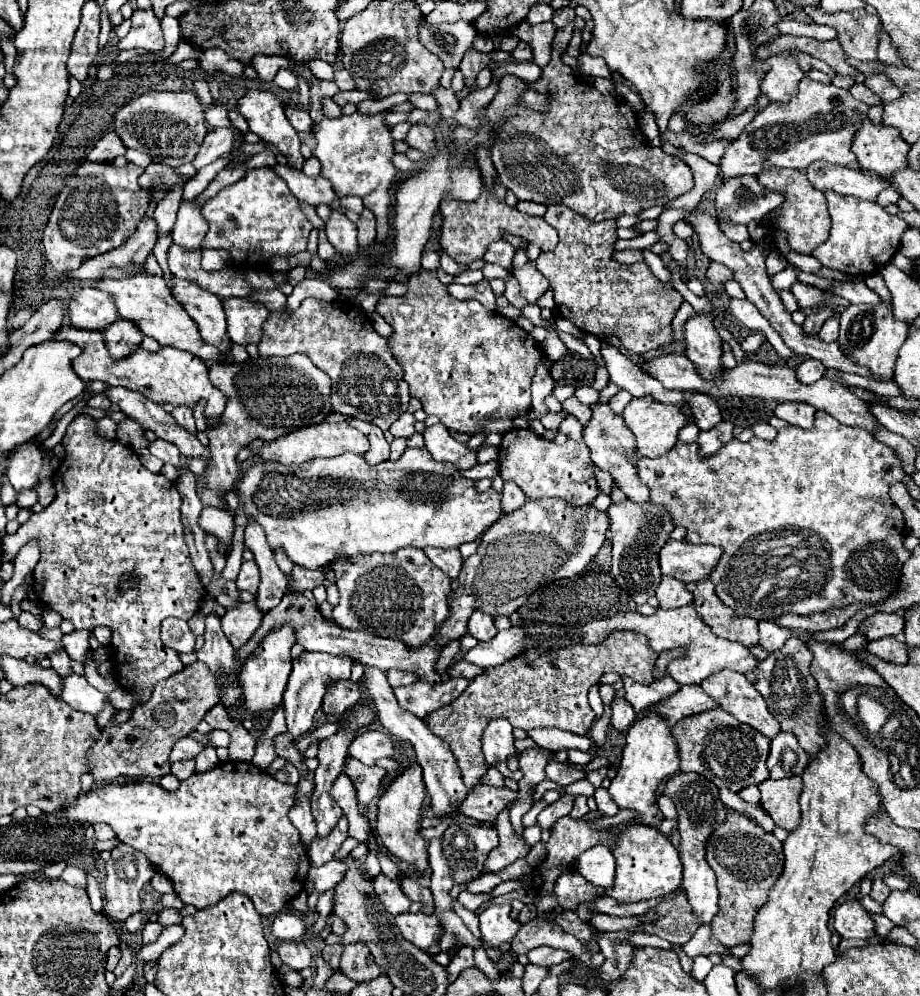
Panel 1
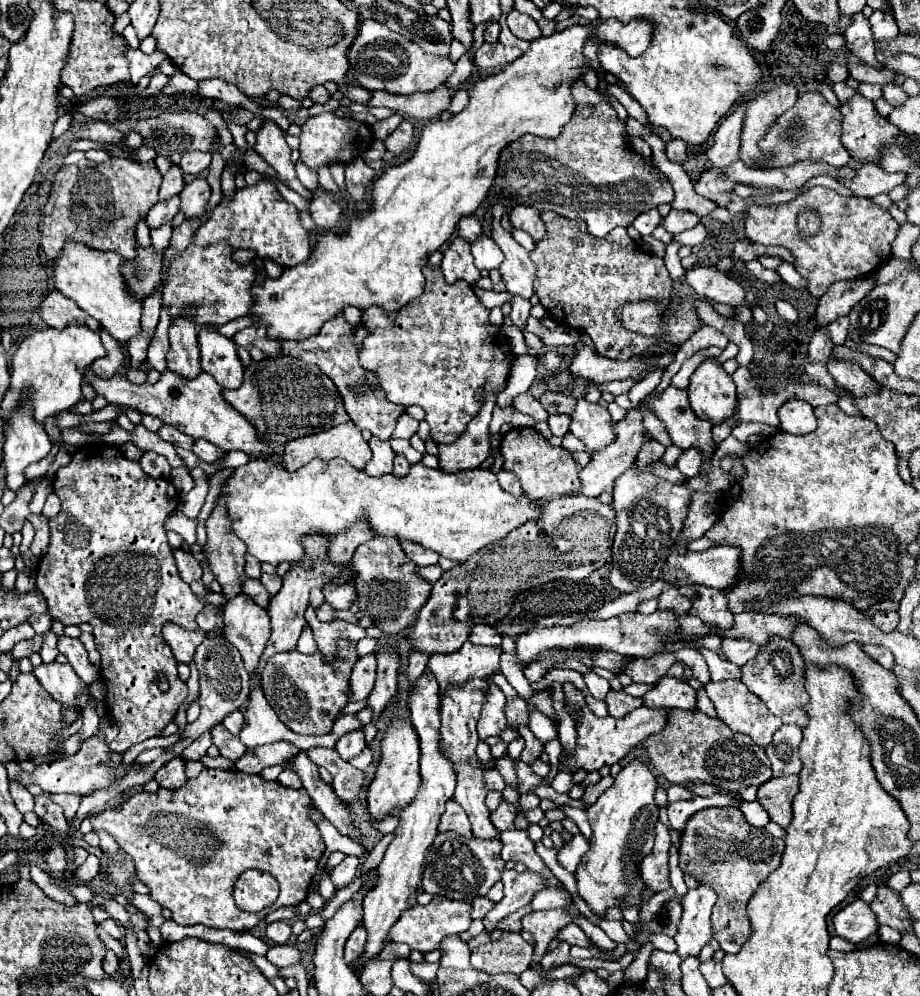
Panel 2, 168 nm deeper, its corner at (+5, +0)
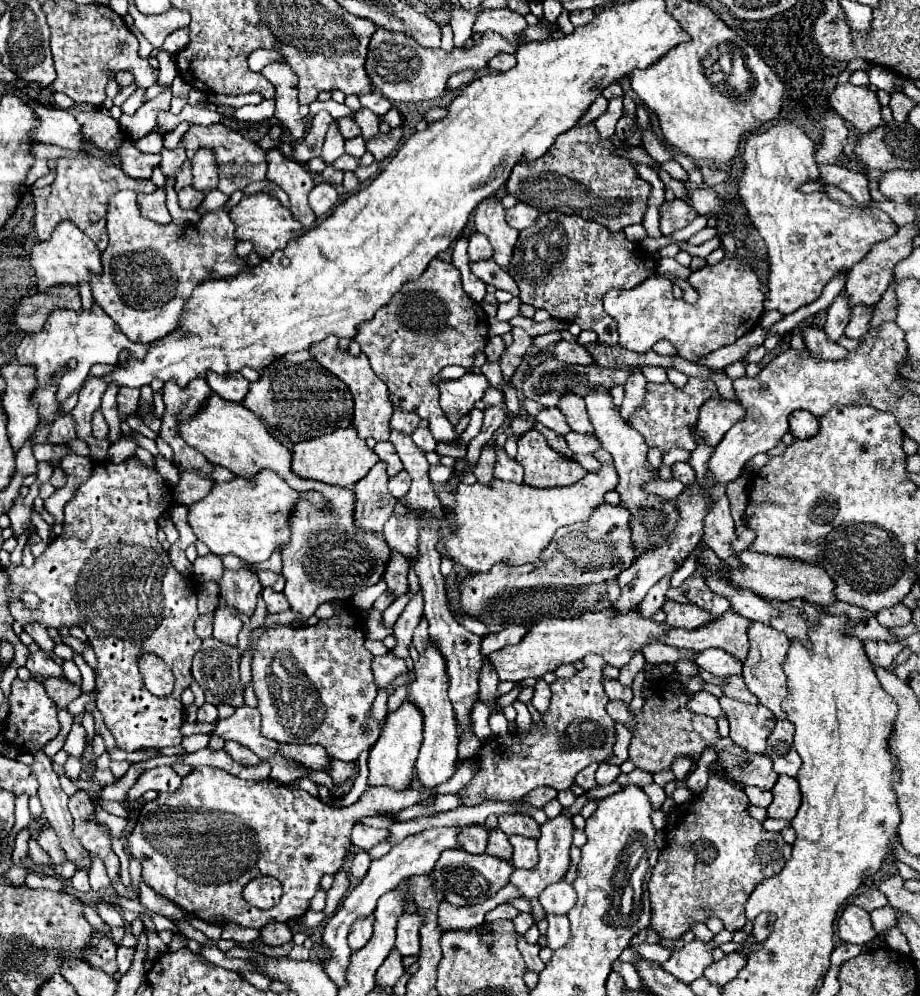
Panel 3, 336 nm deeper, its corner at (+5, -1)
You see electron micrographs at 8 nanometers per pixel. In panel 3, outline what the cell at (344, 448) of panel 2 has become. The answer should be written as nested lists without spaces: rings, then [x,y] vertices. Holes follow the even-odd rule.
[[[354,428],[336,430],[332,434],[326,434],[322,438],[298,442],[294,446],[294,458],[292,458],[292,470],[302,478],[320,480],[332,486],[352,488],[358,480],[362,480],[370,468],[378,462],[378,456],[374,450],[366,446],[366,440],[358,438]]]

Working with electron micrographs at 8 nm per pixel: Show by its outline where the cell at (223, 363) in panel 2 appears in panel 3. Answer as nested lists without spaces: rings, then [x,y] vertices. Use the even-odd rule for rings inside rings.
[[[234,372],[234,376],[226,376],[226,380],[222,380],[222,376],[208,376],[206,382],[214,394],[218,394],[228,402],[238,402],[238,404],[248,394],[248,384],[250,384],[240,372]]]

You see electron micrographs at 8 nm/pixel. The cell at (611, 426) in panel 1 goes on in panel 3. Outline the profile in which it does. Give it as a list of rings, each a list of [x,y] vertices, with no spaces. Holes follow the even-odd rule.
[[[568,392],[560,398],[556,408],[566,416],[566,422],[570,424],[570,428],[574,432],[584,432],[584,434],[592,432],[592,424],[588,420],[588,412],[584,408],[584,398],[582,396],[578,396],[574,392]]]

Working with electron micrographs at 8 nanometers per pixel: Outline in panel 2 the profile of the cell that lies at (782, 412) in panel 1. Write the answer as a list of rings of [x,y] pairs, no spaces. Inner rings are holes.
[[[790,399],[786,401],[780,409],[780,429],[786,433],[794,433],[794,435],[804,435],[814,431],[816,427],[816,417],[814,417],[814,409],[810,403],[800,401],[800,399]]]

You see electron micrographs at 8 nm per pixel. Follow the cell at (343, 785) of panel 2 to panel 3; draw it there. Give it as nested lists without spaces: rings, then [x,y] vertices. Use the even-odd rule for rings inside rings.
[[[278,744],[278,750],[282,752],[282,756],[292,758],[308,768],[314,770],[324,770],[328,766],[328,756],[326,750],[320,746],[300,746],[300,744]]]

